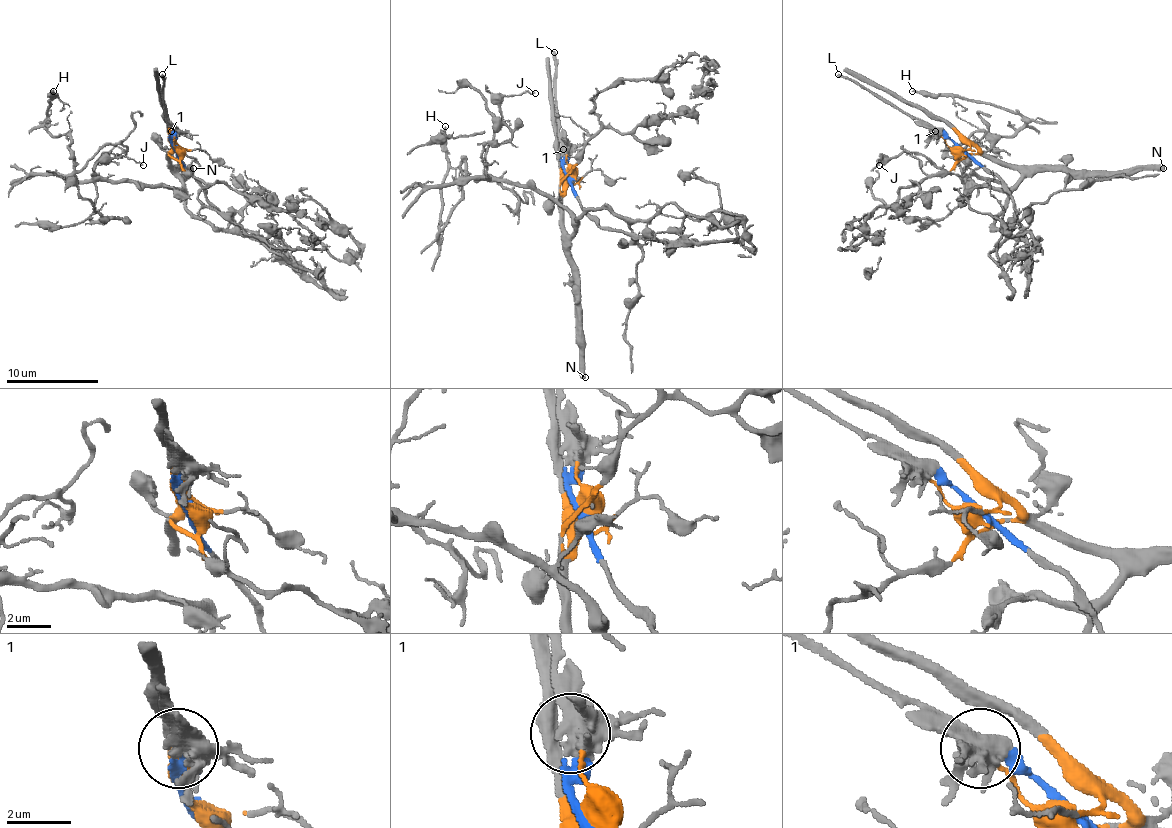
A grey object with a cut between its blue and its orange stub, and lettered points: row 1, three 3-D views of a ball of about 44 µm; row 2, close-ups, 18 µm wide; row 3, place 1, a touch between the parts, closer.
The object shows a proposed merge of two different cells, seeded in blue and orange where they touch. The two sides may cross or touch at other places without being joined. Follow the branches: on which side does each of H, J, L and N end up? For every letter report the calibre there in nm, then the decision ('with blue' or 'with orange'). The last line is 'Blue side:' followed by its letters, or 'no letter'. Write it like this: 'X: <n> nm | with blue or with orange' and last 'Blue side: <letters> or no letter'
H: 200 nm | with orange
J: 100 nm | with orange
L: 200 nm | with blue
N: 480 nm | with orange
Blue side: L

